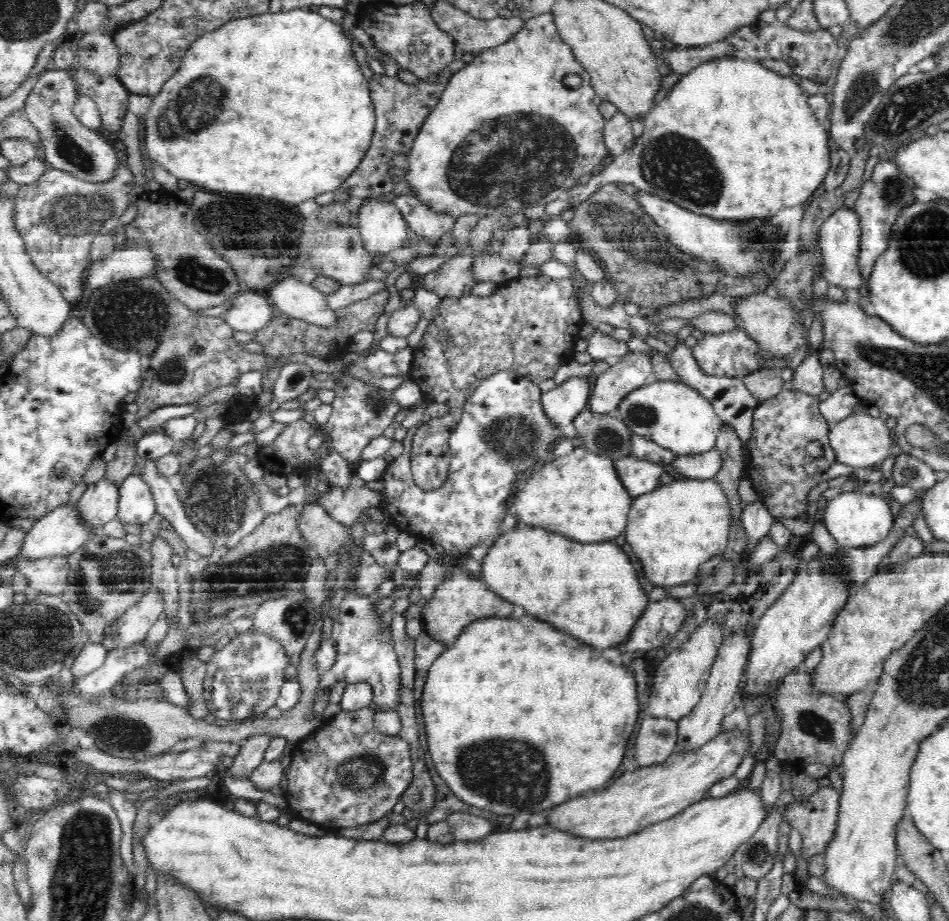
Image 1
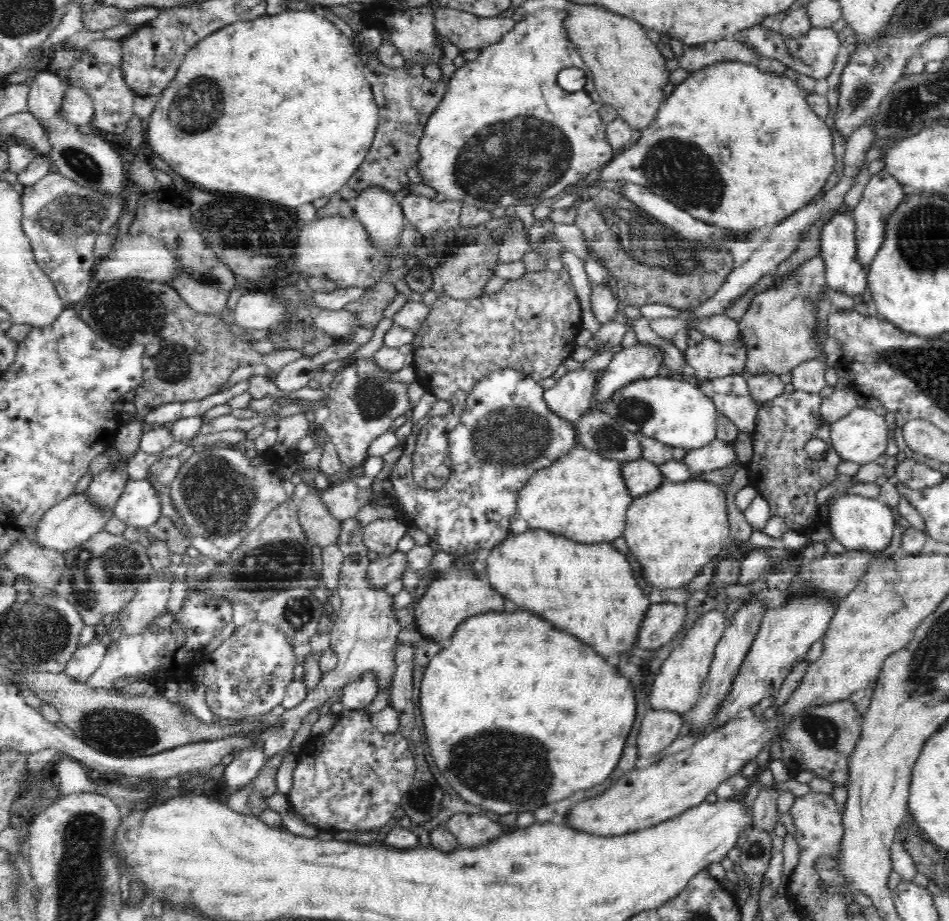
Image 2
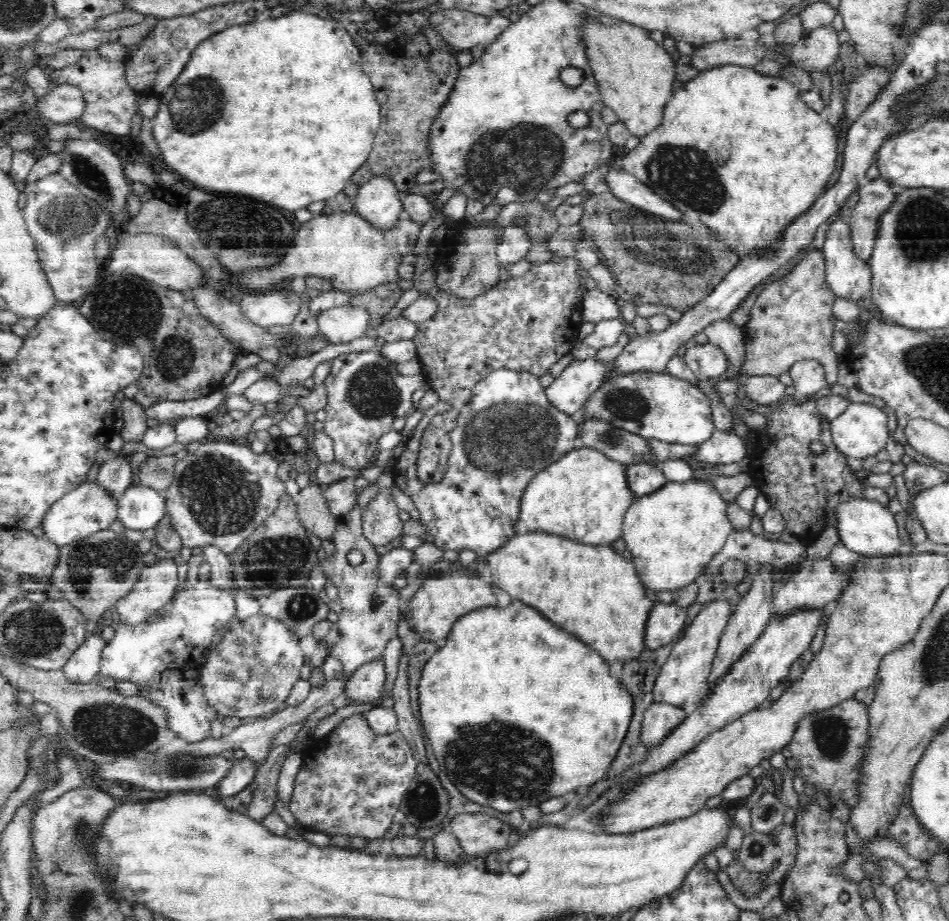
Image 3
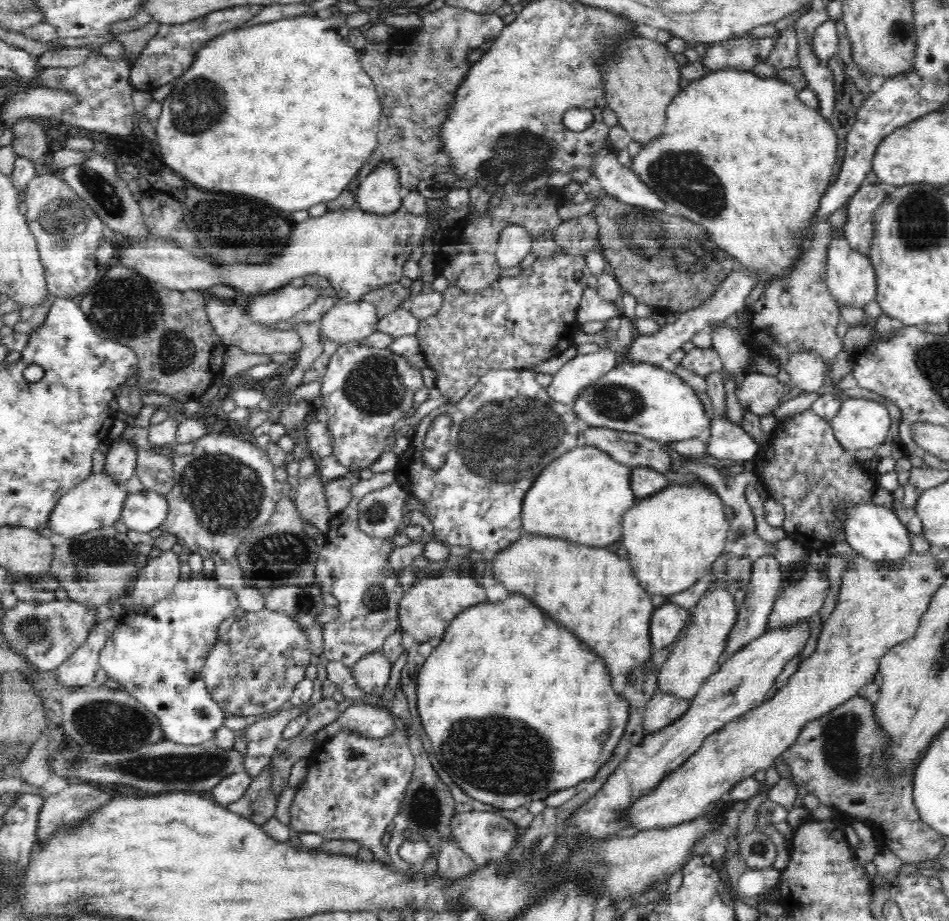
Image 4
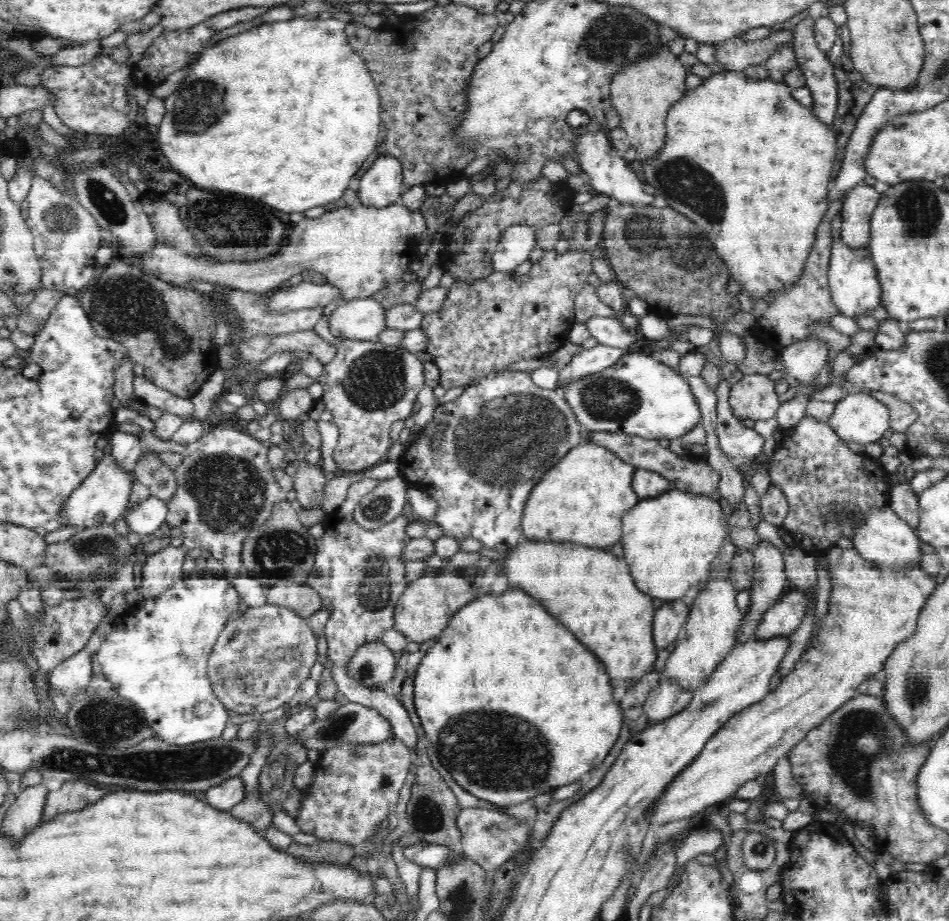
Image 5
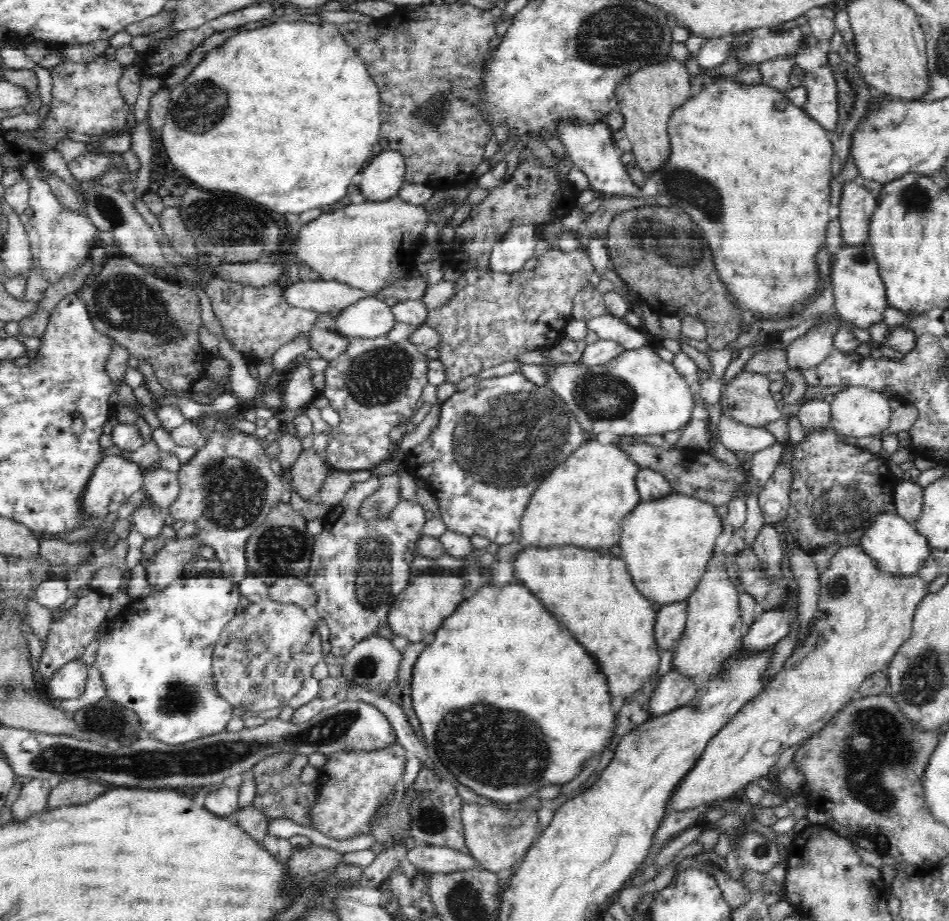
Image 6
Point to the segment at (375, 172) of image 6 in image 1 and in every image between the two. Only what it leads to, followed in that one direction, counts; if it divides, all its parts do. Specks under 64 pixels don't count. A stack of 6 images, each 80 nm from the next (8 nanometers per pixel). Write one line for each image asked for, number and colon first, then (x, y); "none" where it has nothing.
1: (383, 228)
2: (380, 212)
3: (377, 200)
4: (379, 193)
5: (382, 184)

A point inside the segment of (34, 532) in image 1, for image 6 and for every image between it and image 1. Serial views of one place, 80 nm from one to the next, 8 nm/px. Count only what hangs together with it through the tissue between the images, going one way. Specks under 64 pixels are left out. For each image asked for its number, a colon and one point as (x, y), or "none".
2: (73, 520)
3: (88, 508)
4: (97, 502)
5: (102, 498)
6: (115, 479)

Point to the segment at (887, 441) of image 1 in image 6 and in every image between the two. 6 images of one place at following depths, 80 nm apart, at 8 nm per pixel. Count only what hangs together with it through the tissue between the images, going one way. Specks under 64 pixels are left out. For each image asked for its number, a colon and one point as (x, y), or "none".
2: (861, 436)
3: (861, 431)
4: (860, 423)
5: (858, 417)
6: (858, 411)

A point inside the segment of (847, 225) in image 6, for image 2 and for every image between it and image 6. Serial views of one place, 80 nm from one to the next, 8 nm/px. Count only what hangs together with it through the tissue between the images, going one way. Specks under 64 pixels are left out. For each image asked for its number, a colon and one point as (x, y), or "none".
2: (882, 193)
3: (875, 195)
4: (858, 229)
5: (859, 203)

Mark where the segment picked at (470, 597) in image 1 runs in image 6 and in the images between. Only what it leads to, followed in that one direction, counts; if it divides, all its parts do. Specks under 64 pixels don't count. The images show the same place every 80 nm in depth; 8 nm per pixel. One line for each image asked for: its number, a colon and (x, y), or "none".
2: (457, 595)
3: (439, 602)
4: (425, 612)
5: (423, 611)
6: (427, 600)

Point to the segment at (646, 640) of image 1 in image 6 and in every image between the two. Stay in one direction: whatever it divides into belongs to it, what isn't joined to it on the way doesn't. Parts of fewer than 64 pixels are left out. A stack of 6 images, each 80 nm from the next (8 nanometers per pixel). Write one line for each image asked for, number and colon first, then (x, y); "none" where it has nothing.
2: (663, 621)
3: (666, 622)
4: (668, 621)
5: (669, 541)
6: (667, 543)

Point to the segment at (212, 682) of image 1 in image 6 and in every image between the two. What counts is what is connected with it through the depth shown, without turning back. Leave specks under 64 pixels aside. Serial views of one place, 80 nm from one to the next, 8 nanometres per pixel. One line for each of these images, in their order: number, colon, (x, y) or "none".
2: (247, 674)
3: (250, 673)
4: (253, 669)
5: (262, 657)
6: (265, 653)

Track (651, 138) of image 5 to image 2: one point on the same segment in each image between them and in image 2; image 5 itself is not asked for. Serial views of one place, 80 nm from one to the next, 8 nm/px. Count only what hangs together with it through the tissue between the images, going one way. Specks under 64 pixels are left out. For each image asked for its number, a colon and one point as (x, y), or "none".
2: (628, 73)
3: (634, 73)
4: (641, 80)

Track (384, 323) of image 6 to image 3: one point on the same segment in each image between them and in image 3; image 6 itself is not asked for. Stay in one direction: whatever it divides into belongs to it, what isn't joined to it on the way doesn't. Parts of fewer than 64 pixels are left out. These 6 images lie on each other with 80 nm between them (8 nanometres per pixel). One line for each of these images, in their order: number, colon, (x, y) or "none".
3: (338, 325)
4: (347, 322)
5: (361, 319)

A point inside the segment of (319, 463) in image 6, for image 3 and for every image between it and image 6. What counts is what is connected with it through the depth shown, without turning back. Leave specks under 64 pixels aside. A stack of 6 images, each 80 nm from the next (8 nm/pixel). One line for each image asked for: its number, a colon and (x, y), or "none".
3: (313, 510)
4: (311, 503)
5: (309, 483)

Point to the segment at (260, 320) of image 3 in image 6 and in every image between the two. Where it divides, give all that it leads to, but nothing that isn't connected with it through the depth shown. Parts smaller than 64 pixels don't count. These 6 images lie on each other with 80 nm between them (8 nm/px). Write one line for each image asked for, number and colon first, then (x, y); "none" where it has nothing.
4: (280, 306)
5: (305, 295)
6: (324, 296)

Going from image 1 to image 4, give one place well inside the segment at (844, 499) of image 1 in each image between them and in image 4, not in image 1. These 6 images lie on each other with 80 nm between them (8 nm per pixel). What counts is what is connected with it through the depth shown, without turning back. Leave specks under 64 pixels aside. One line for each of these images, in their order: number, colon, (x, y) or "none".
2: (864, 524)
3: (865, 526)
4: (873, 531)

